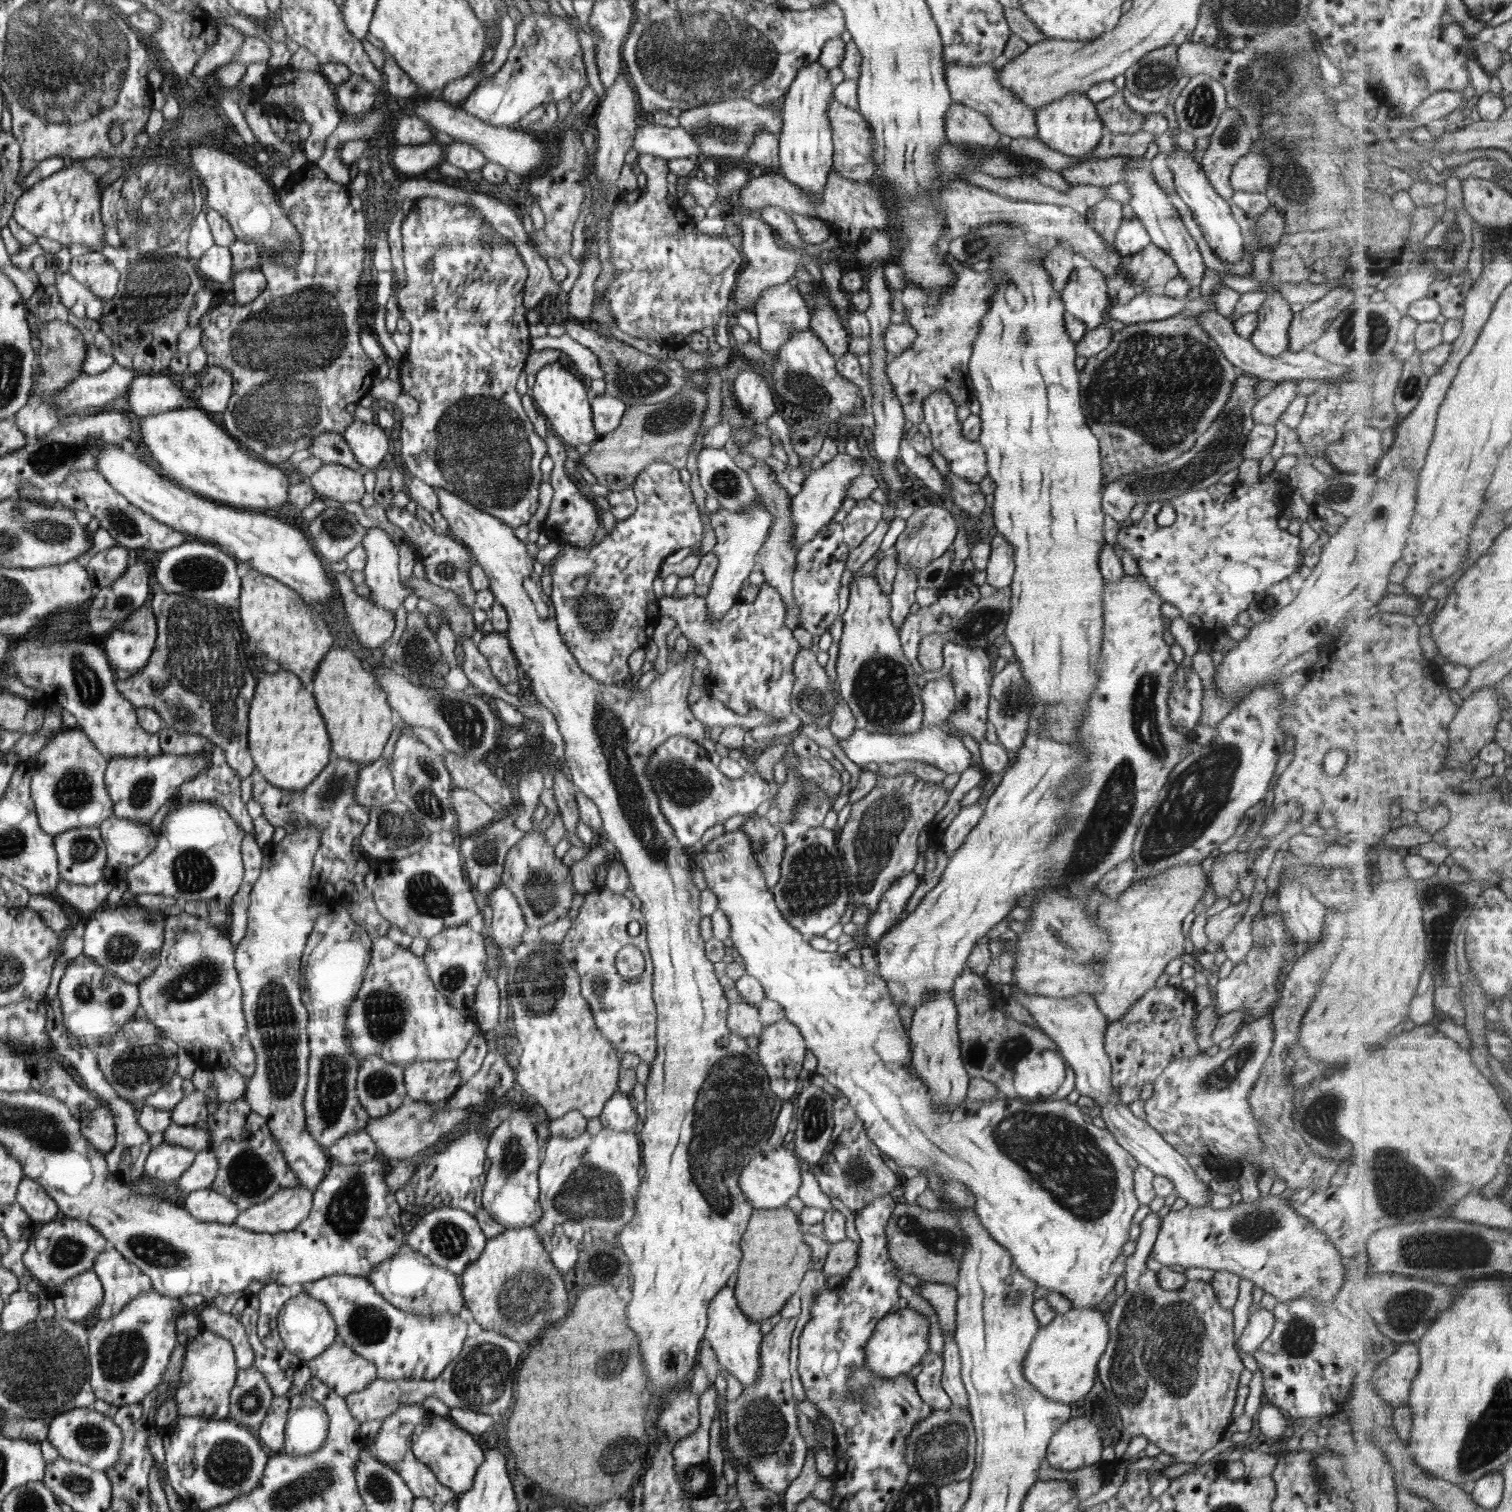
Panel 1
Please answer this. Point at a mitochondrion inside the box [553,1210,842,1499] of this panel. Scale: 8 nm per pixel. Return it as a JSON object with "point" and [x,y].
{"point":[762,1428]}

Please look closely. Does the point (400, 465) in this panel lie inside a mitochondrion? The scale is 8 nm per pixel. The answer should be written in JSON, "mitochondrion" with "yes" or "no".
{"mitochondrion":"no"}

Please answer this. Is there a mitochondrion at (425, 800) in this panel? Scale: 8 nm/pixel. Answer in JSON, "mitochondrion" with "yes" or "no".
{"mitochondrion":"yes"}

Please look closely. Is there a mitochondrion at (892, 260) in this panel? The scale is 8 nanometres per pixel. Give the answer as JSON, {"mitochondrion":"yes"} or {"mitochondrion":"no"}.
{"mitochondrion":"no"}

